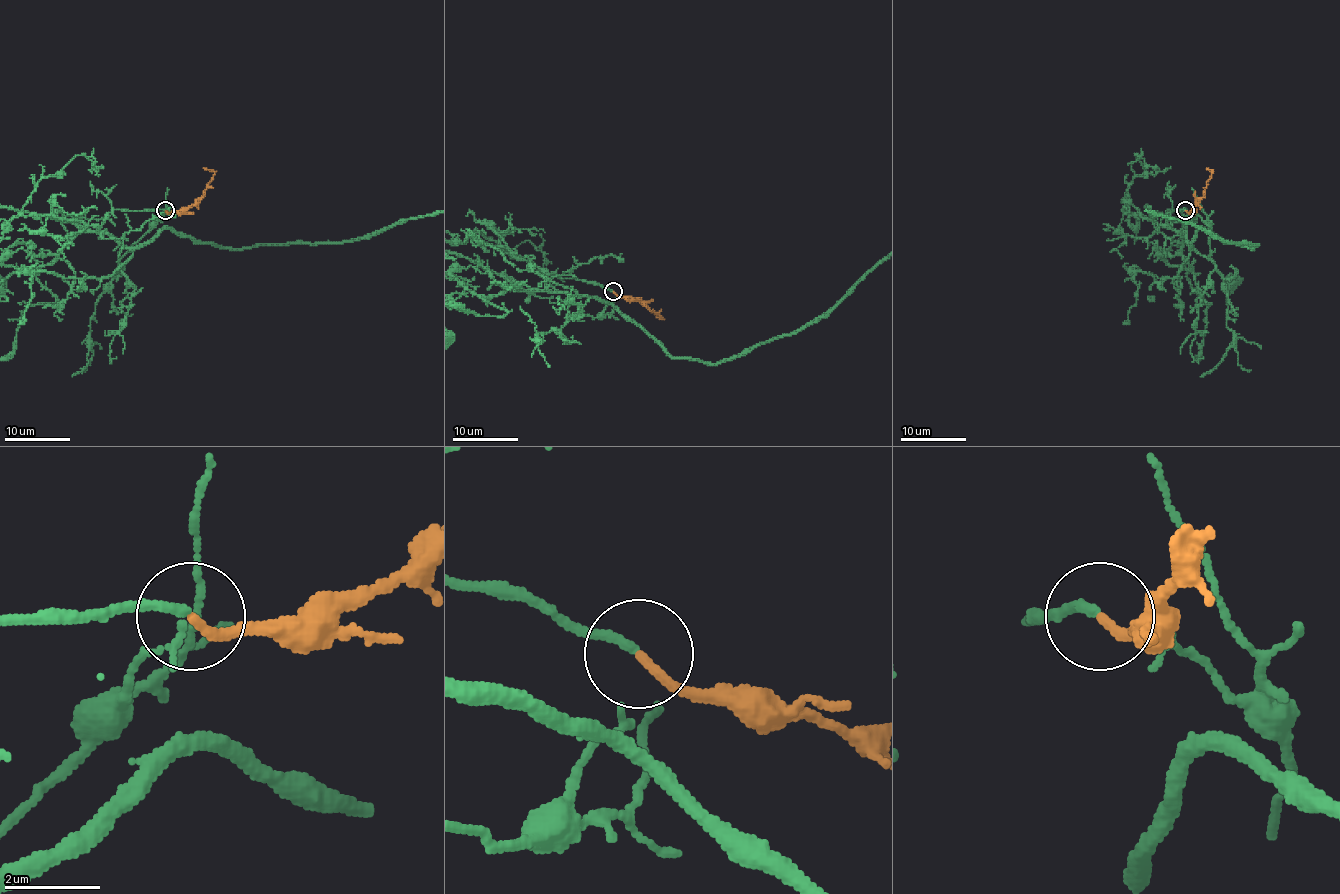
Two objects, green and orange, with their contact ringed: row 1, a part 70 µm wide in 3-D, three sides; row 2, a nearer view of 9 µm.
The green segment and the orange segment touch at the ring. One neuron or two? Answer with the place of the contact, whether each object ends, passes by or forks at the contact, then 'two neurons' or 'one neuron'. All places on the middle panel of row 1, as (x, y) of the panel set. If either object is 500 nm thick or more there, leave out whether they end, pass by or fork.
(613, 291) | green passes by | orange ends | one neuron

